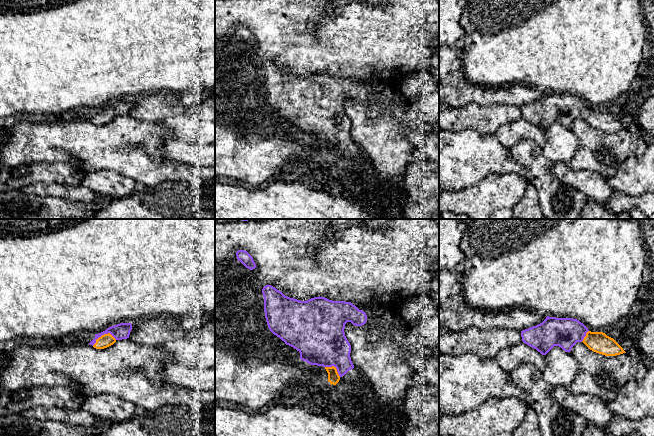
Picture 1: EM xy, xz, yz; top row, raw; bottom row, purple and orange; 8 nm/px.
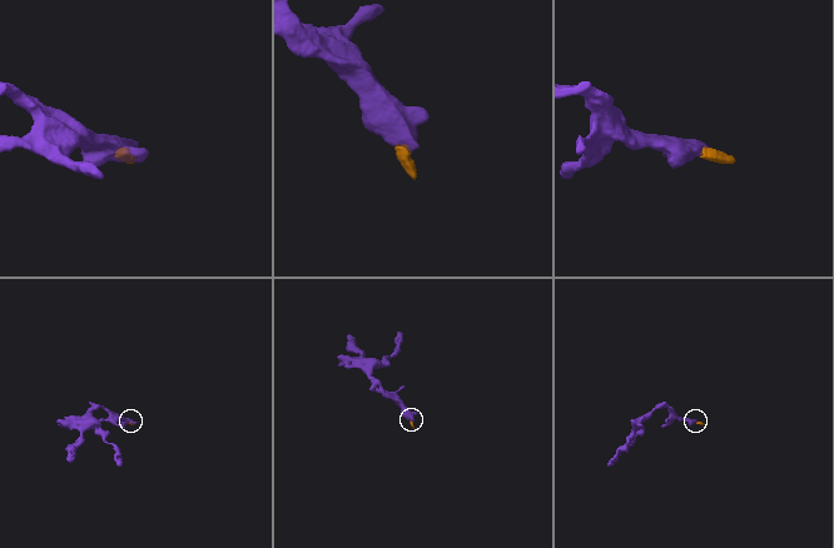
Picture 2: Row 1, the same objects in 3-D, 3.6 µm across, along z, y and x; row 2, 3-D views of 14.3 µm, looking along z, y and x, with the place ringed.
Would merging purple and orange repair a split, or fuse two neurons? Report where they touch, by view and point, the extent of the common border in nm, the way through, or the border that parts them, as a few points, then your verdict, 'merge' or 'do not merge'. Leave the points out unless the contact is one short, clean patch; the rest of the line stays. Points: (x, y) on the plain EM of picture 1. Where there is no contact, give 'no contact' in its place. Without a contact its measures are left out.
xy (103, 110) | 200 nm | across xy (120, 107), (103, 110), (106, 116) | merge

